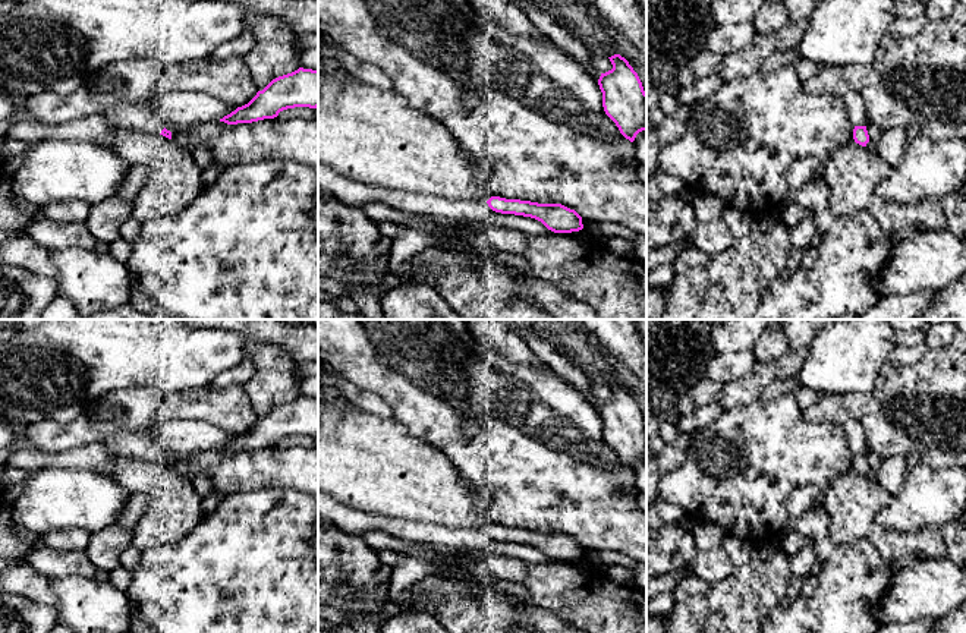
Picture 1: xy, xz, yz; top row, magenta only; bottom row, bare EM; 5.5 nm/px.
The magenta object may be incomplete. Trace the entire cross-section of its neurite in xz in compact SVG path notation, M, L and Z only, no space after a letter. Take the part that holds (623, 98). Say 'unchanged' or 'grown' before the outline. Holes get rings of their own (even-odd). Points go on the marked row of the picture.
unchanged; M614 54L608 59L613 69L598 79L602 107L620 133L633 142L639 132L646 130L646 92L624 57Z

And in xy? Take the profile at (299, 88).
unchanged; M298 70L273 79L245 106L220 119L227 125L274 119L280 111L295 107L318 107L318 70Z

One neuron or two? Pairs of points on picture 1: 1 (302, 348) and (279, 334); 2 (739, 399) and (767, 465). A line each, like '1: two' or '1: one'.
1: one
2: two

